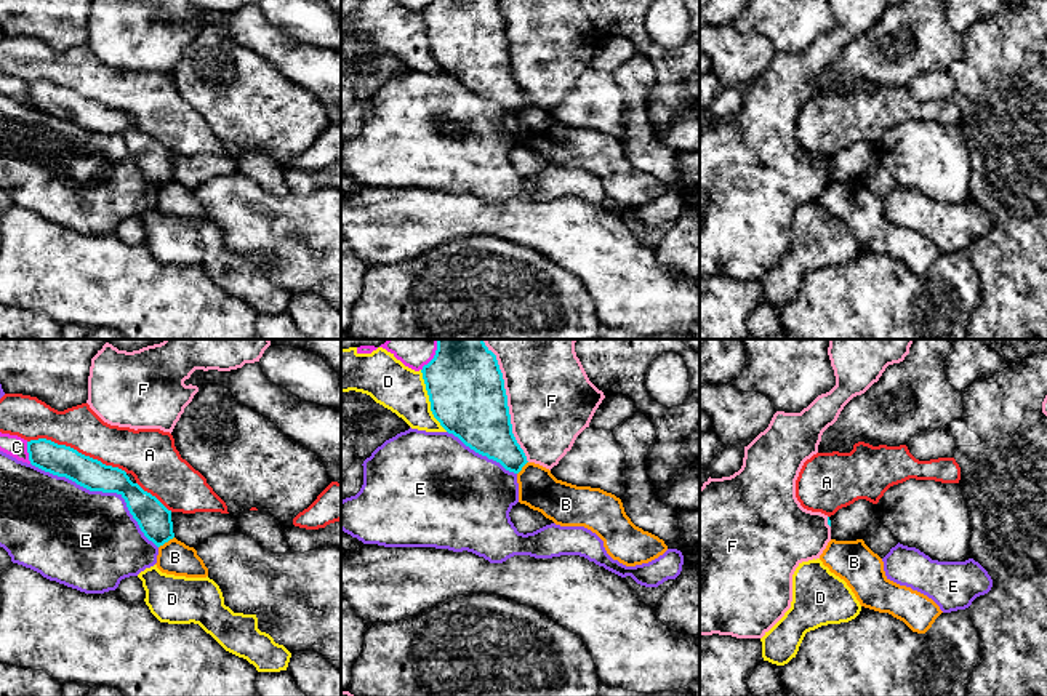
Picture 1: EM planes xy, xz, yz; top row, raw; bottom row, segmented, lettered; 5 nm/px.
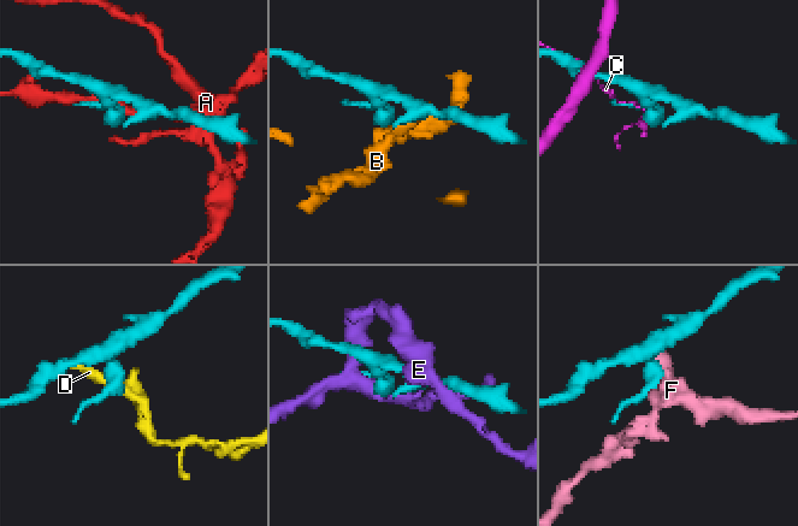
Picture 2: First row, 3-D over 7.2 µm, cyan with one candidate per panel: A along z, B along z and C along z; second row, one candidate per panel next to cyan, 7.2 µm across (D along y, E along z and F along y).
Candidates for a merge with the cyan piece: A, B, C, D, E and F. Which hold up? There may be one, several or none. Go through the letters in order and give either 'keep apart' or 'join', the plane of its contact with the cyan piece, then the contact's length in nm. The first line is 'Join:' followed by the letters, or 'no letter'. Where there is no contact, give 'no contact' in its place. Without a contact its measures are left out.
Join: no letter
A: keep apart | xy | 550 nm
B: keep apart | xy | 100 nm
C: keep apart | xy | 110 nm
D: keep apart | xz | 340 nm
E: keep apart | xy | 750 nm
F: keep apart | xz | 650 nm

